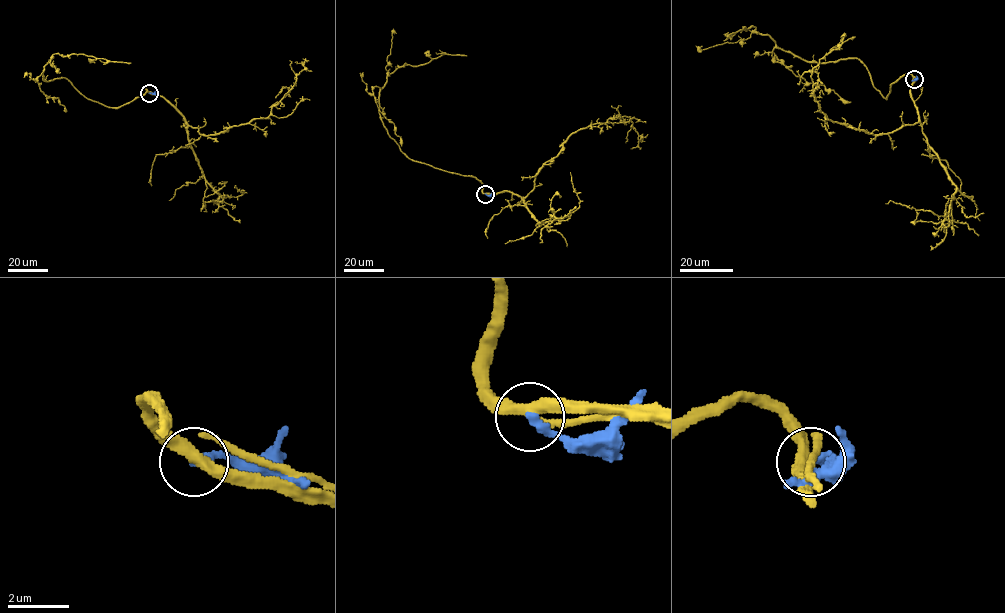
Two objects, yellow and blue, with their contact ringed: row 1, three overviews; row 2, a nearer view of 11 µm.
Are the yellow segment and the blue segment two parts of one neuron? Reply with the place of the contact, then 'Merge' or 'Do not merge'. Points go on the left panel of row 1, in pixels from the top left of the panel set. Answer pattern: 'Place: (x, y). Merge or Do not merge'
Place: (149, 93). Do not merge

